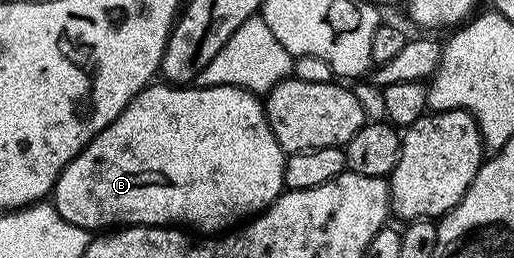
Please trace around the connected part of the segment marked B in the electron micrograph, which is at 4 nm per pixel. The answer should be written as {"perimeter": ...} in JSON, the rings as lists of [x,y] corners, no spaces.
{"perimeter":[[[153,83],[137,95],[77,157],[61,171],[60,178],[56,180],[54,204],[58,215],[62,215],[64,221],[69,221],[89,231],[95,231],[95,229],[100,229],[96,231],[108,231],[113,227],[127,227],[130,225],[162,225],[165,227],[191,227],[193,230],[203,231],[208,235],[216,235],[221,231],[228,231],[233,227],[239,226],[245,219],[251,219],[255,217],[257,213],[263,213],[275,197],[285,192],[285,160],[286,154],[284,150],[281,149],[278,139],[274,139],[274,131],[270,131],[270,123],[266,119],[261,98],[257,96],[257,94],[249,93],[247,89],[239,89],[233,85],[173,87],[168,83]]]}

